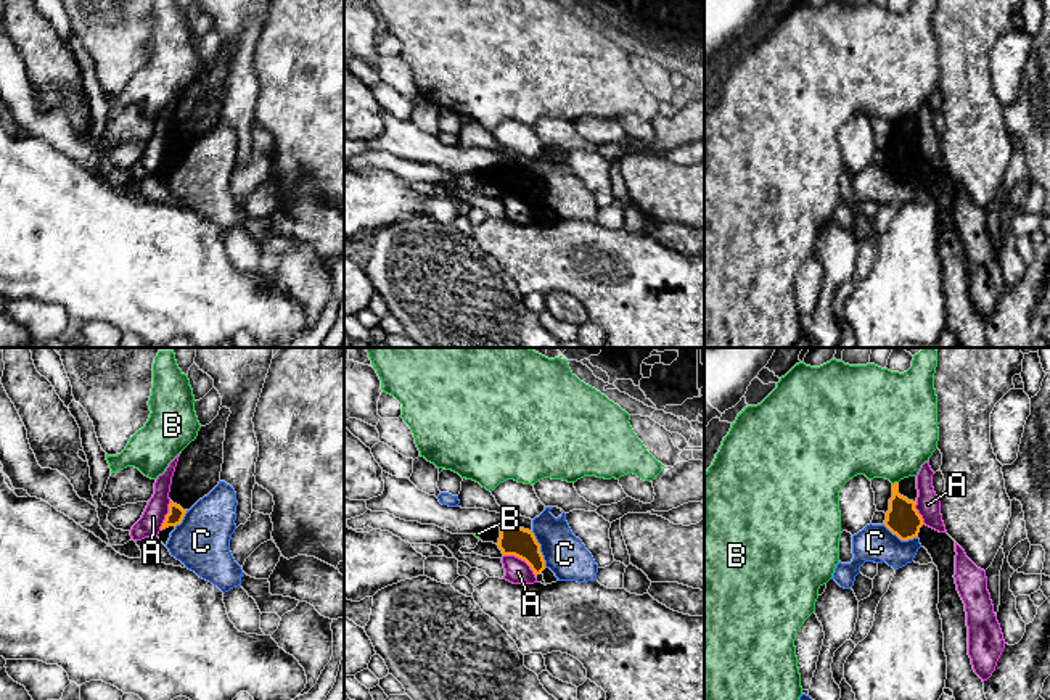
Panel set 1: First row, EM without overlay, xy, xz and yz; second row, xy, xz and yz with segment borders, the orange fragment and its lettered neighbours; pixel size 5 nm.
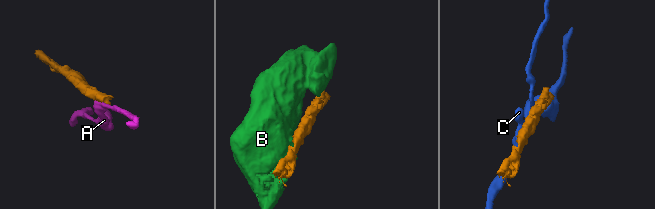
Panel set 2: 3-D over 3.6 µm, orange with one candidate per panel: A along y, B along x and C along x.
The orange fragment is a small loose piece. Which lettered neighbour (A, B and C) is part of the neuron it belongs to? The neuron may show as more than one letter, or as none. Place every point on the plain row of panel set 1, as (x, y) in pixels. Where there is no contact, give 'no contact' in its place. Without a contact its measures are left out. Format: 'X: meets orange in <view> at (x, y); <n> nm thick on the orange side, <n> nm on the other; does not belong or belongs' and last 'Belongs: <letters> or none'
A: meets orange in xz at (521, 198); 150 nm thick on the orange side, 120 nm on the other; does not belong
B: meets orange in yz at (894, 123); 170 nm thick on the orange side, 460 nm on the other; does not belong
C: meets orange in xz at (539, 189); 150 nm thick on the orange side, 200 nm on the other; does not belong
Belongs: none

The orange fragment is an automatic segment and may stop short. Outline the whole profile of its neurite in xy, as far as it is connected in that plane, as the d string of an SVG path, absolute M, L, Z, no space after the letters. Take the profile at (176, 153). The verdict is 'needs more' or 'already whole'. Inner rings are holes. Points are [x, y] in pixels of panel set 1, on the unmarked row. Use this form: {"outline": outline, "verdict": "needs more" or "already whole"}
{"outline": "M222 47L219 55L201 66L196 79L182 90L172 116L169 153L161 171L180 164L185 153L219 124L230 53L230 48Z", "verdict": "needs more"}

